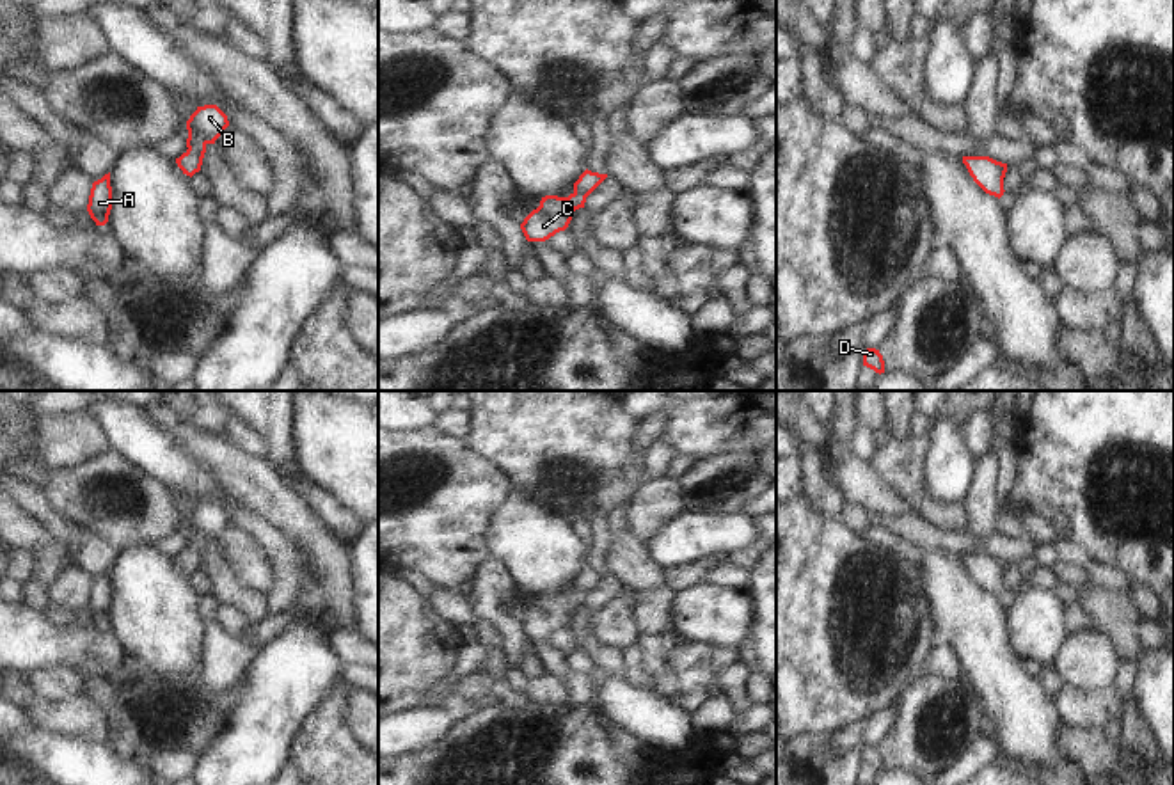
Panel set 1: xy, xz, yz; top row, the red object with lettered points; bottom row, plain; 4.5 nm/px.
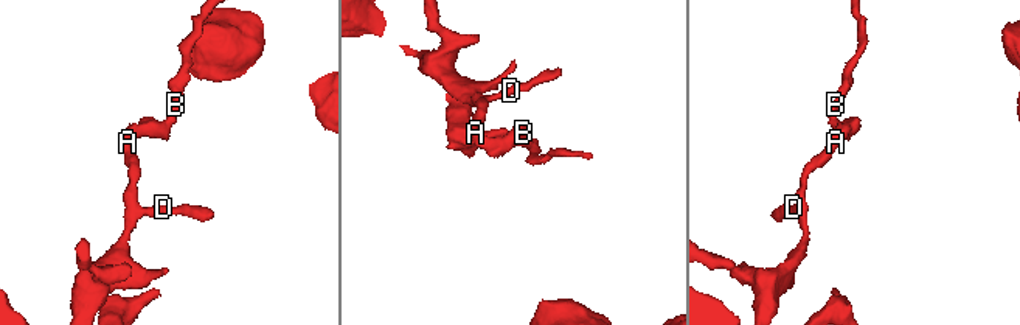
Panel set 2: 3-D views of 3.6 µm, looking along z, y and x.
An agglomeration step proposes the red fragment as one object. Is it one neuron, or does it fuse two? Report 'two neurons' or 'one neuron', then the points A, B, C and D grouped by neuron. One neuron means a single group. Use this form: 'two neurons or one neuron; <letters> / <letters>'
one neuron; A B C D

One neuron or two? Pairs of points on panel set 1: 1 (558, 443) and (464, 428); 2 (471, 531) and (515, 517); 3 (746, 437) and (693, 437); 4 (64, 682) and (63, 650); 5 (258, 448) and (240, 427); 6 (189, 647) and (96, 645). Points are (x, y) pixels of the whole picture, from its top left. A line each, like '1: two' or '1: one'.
1: two
2: two
3: one
4: two
5: one
6: two

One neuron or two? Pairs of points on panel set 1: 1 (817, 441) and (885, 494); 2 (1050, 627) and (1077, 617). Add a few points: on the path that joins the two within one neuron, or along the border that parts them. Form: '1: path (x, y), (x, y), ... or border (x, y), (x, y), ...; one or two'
1: path (833, 453), (869, 489); one
2: border (1064, 606), (1064, 631), (1068, 634); two

